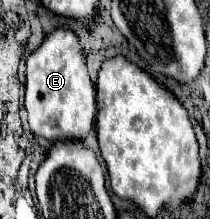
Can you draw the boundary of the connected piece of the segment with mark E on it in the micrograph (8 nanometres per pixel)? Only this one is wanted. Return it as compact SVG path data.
M55 29L45 37L41 47L27 57L25 107L29 113L31 131L49 141L81 141L93 129L97 113L95 87L91 85L85 55L75 33L67 29Z

